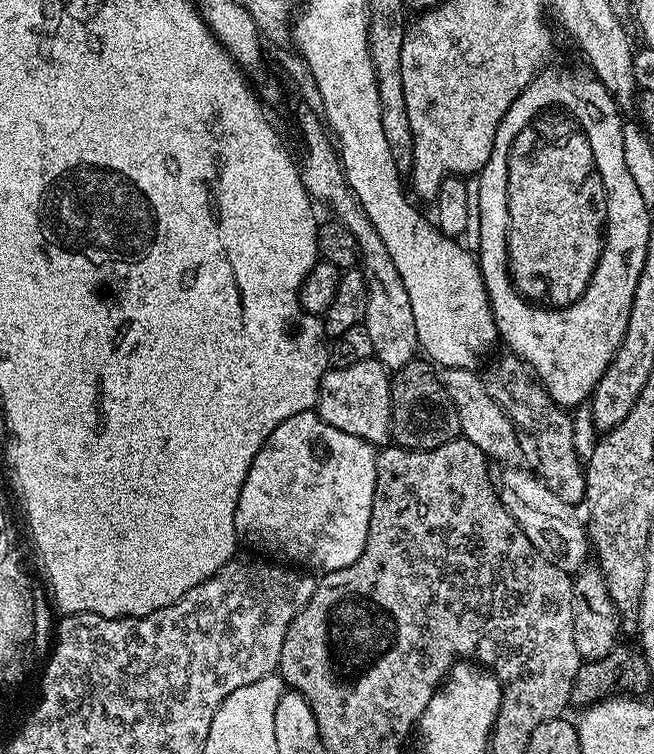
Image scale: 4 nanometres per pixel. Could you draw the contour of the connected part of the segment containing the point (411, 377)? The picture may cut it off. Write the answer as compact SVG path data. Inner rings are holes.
M417 358L391 373L392 440L401 448L425 452L460 436L460 423L454 402L444 388L437 369L427 359Z

